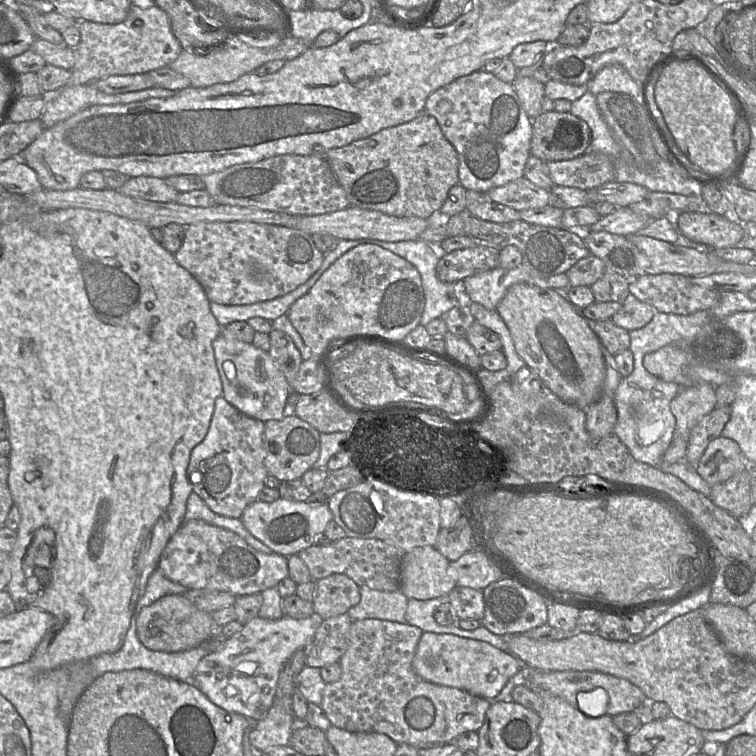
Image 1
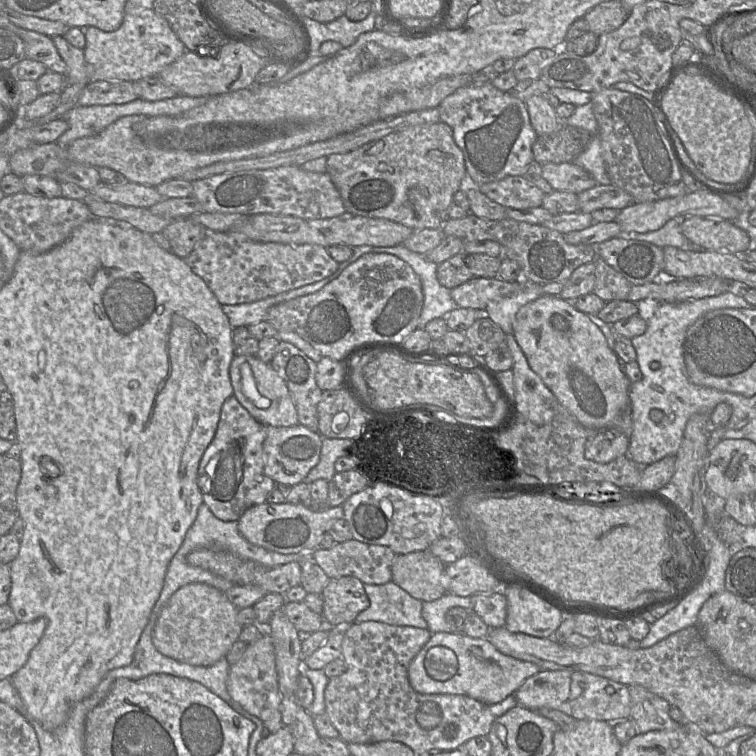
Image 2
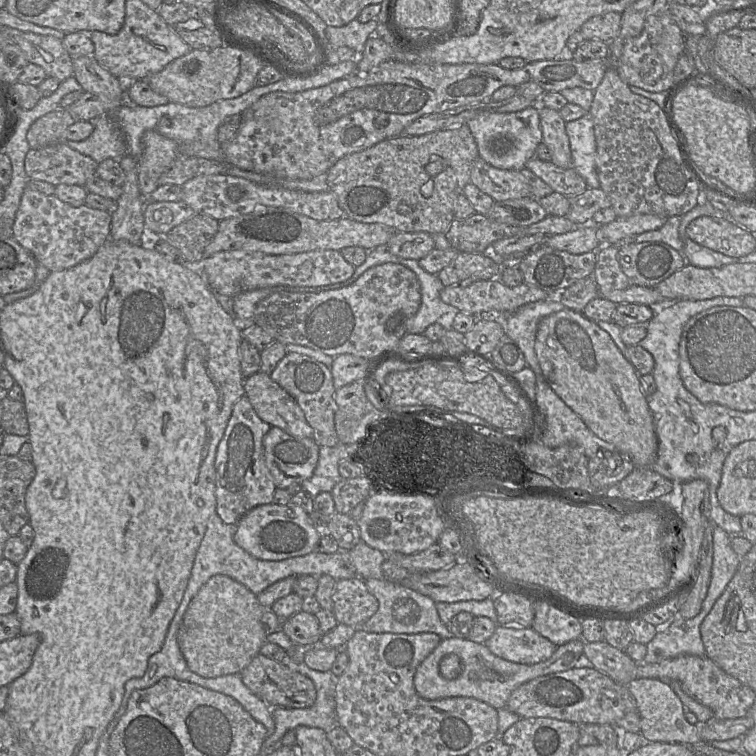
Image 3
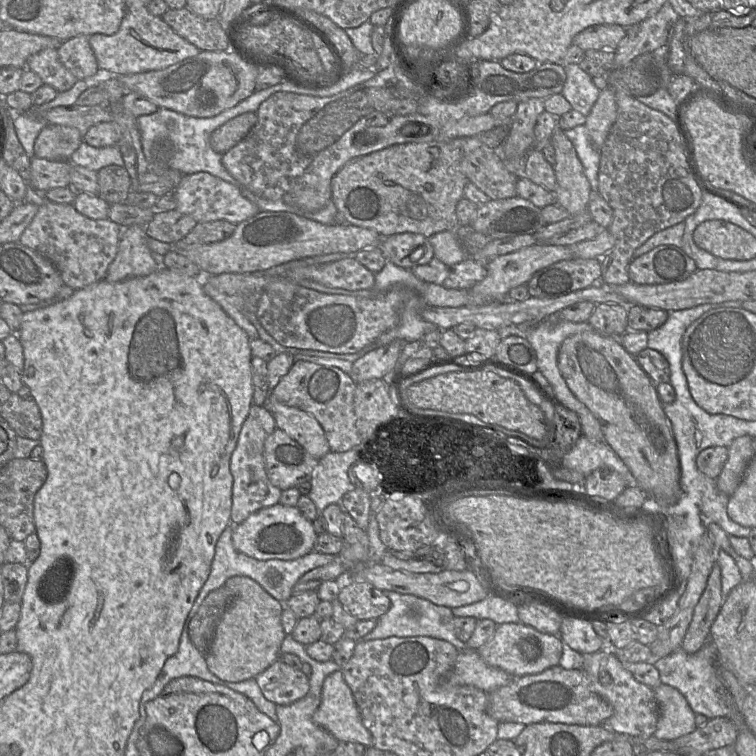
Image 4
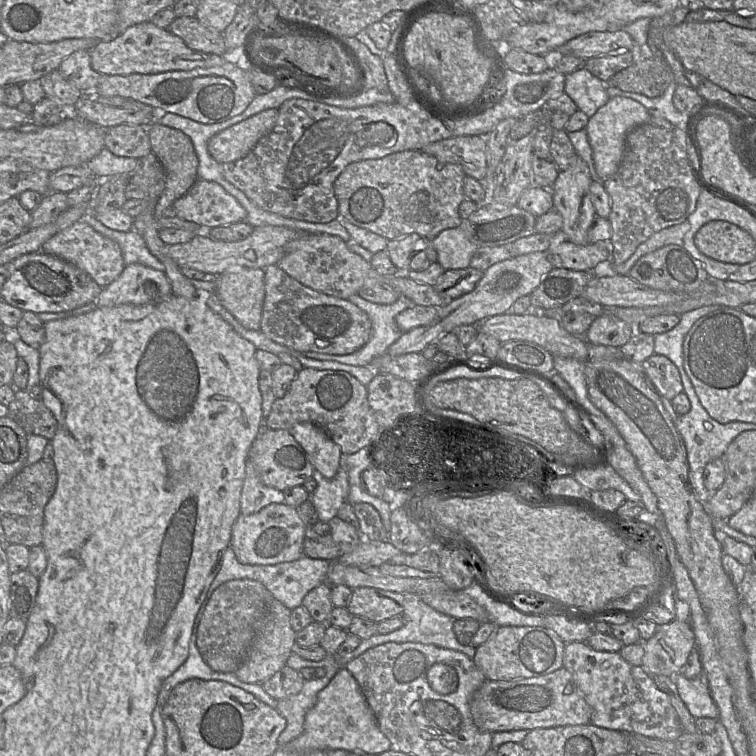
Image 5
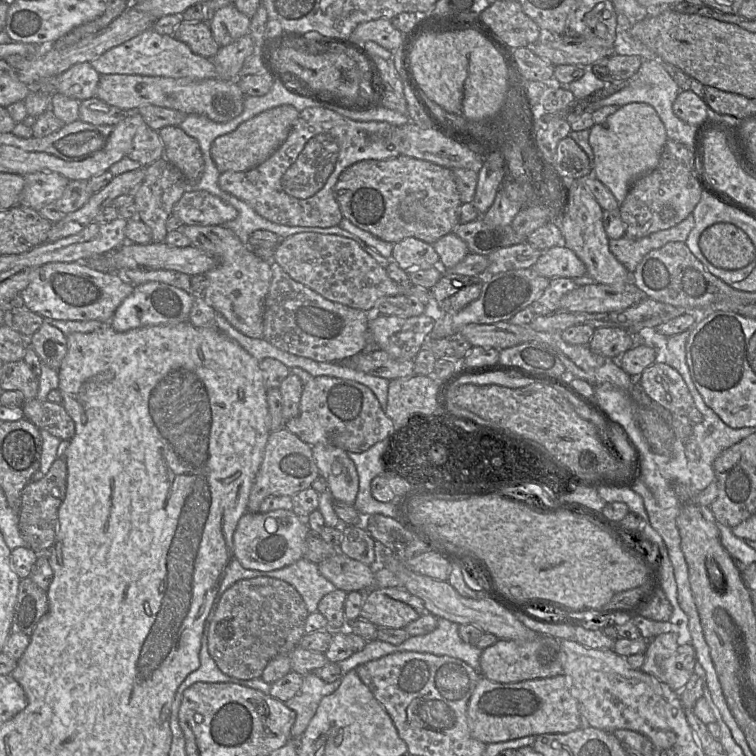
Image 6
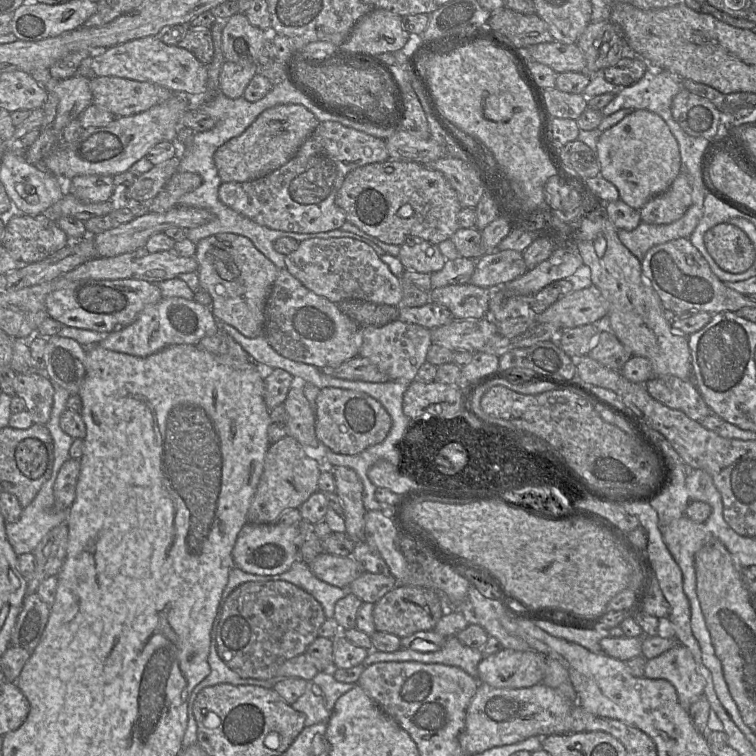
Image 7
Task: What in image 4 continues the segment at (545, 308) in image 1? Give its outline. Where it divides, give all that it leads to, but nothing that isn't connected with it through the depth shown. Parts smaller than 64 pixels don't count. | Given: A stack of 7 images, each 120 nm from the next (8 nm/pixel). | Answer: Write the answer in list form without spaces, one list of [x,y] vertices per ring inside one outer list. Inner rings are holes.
[[[591,329],[563,341],[558,351],[558,368],[571,392],[599,421],[605,442],[629,468],[638,487],[662,507],[675,505],[681,497],[681,467],[677,444],[656,386],[640,367],[635,356],[629,354],[616,337]]]

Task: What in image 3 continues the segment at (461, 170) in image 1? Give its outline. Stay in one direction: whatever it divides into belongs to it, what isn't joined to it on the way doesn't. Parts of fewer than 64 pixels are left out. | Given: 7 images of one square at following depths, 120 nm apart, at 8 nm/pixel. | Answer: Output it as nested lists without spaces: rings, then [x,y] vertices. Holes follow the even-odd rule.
[[[539,105],[509,113],[486,110],[469,120],[467,126],[476,141],[479,157],[495,168],[521,171],[535,157],[536,148],[542,142],[538,110]]]

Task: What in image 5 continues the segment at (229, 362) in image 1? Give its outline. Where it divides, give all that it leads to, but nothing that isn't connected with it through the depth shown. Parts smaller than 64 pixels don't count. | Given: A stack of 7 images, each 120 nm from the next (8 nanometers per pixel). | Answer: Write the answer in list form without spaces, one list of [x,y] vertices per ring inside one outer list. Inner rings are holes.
[[[301,422],[288,431],[306,451],[319,475],[327,479],[336,475],[342,451],[322,428],[310,422]]]

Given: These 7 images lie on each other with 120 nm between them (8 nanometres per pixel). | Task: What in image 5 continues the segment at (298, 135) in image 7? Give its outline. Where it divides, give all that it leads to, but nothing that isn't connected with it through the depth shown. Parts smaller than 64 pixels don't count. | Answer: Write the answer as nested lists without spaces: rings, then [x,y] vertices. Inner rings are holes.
[[[278,109],[253,115],[213,136],[208,142],[210,155],[226,164],[244,158],[275,126]]]

